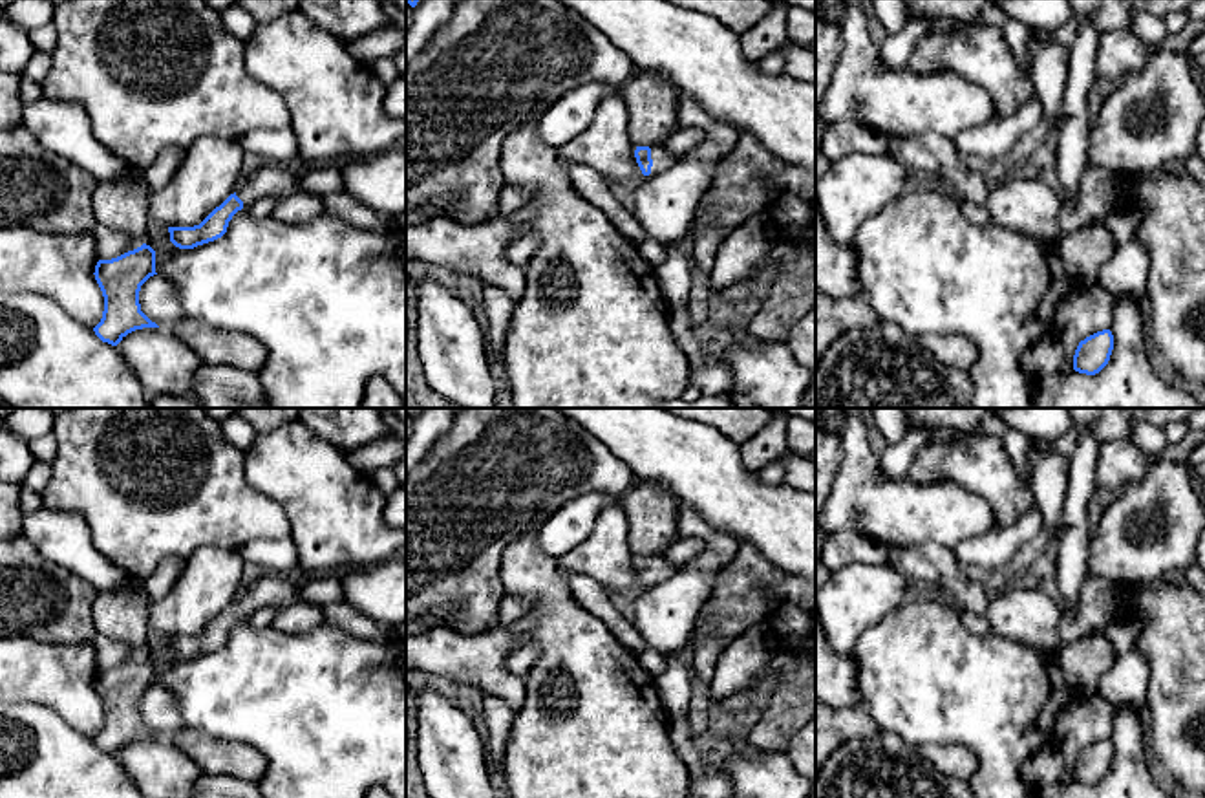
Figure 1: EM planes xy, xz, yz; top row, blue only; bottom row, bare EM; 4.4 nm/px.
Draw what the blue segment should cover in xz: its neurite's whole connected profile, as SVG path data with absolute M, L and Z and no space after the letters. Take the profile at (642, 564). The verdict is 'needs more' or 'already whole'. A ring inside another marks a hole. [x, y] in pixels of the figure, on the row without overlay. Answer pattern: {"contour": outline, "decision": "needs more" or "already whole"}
{"contour": "M660 555L660 556L636 556L634 567L636 567L636 573L638 573L644 586L666 580L680 569L680 566L667 562L664 558L664 555Z", "decision": "needs more"}

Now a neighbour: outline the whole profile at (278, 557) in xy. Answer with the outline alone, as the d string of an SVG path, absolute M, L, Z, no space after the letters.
M289 538L283 540L252 540L240 549L245 562L260 566L265 573L285 577L298 569L296 547Z

